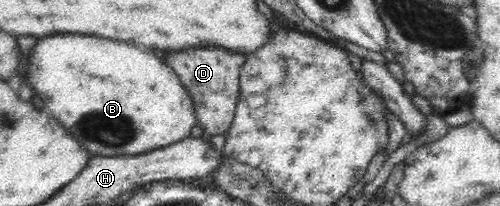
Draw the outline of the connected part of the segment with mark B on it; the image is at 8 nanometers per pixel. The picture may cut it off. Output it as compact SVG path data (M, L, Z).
M58 34L40 38L22 66L33 92L44 102L52 100L52 116L80 140L90 156L136 156L166 148L190 137L196 126L196 109L179 76L152 52L140 52L132 44L82 34Z

